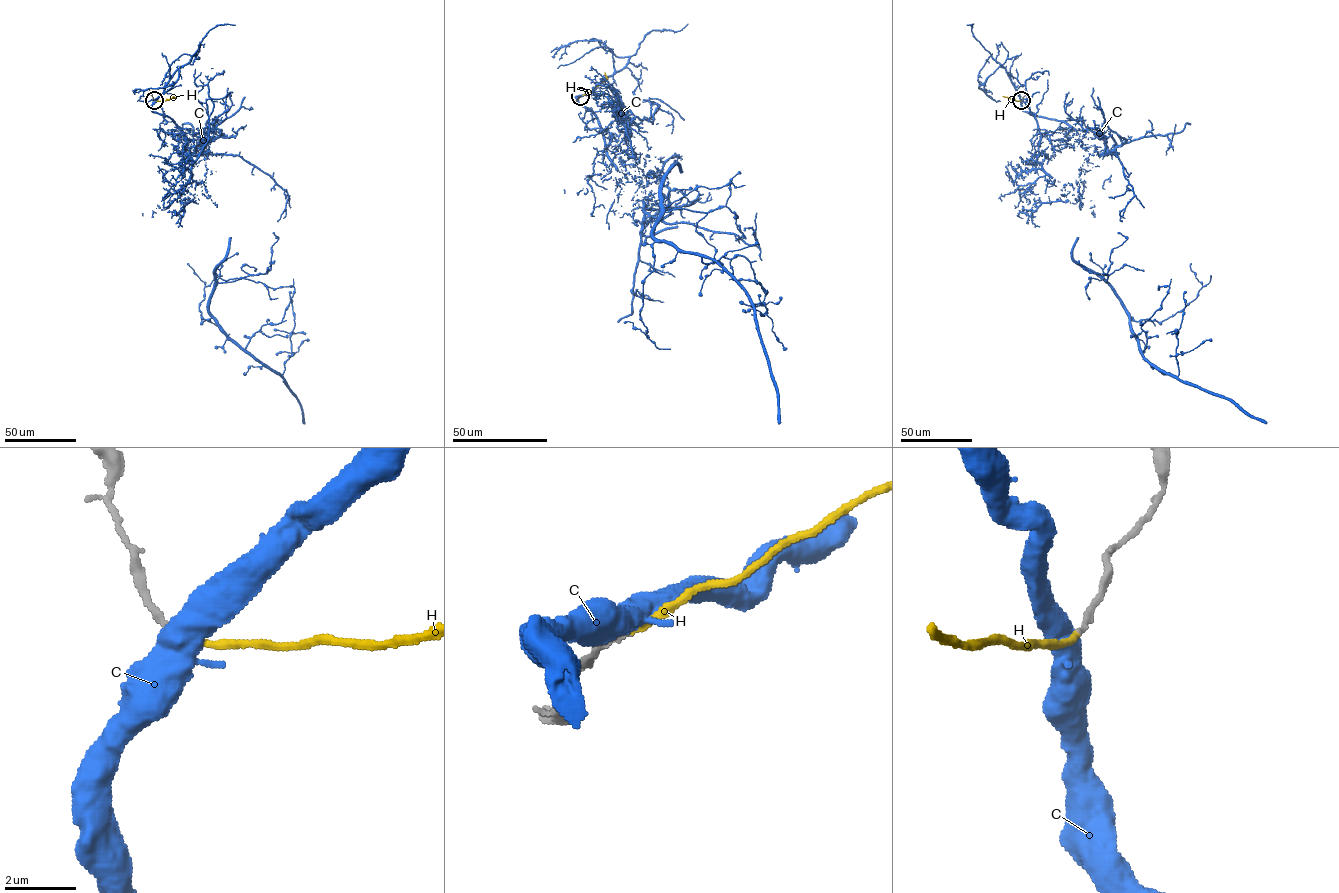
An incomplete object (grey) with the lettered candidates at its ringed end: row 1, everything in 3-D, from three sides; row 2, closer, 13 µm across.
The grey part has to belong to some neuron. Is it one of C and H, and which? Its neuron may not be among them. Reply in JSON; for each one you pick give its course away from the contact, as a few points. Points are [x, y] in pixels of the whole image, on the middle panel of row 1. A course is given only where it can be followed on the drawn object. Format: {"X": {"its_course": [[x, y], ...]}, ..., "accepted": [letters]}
{"H": {"its_course": [[580, 97], [606, 79], [604, 72]]}, "accepted": ["H"]}

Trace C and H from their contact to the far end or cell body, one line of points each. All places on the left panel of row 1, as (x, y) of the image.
C: (154, 101), (203, 155), (239, 155), (286, 191), (269, 271), (218, 282), (209, 312), (285, 381), (303, 423)
H: (154, 100), (168, 100), (172, 96)

